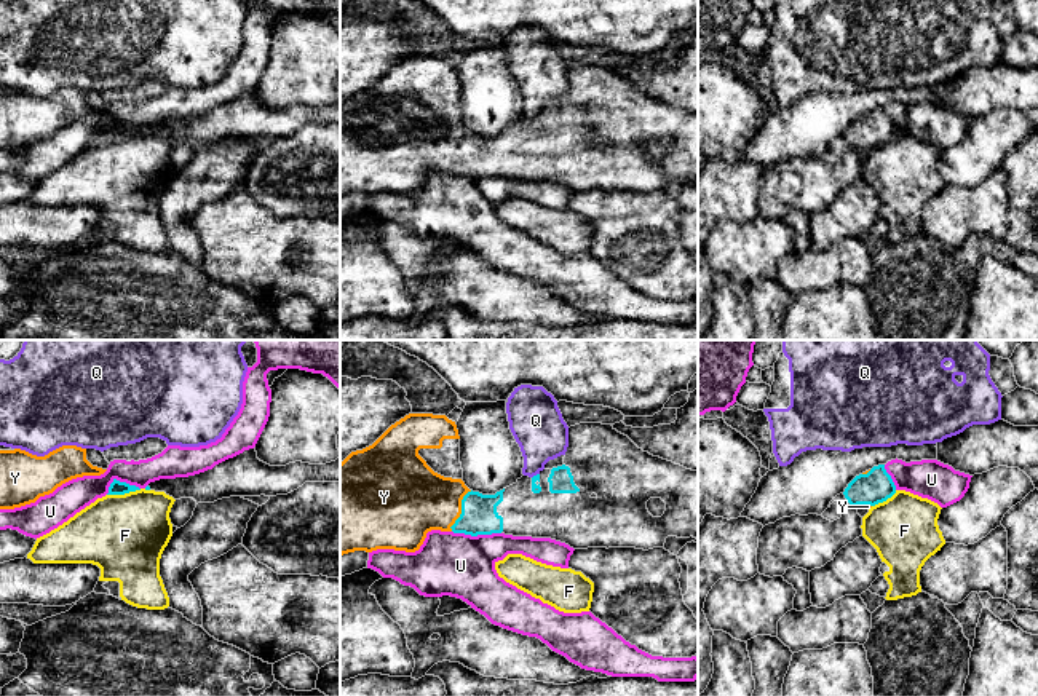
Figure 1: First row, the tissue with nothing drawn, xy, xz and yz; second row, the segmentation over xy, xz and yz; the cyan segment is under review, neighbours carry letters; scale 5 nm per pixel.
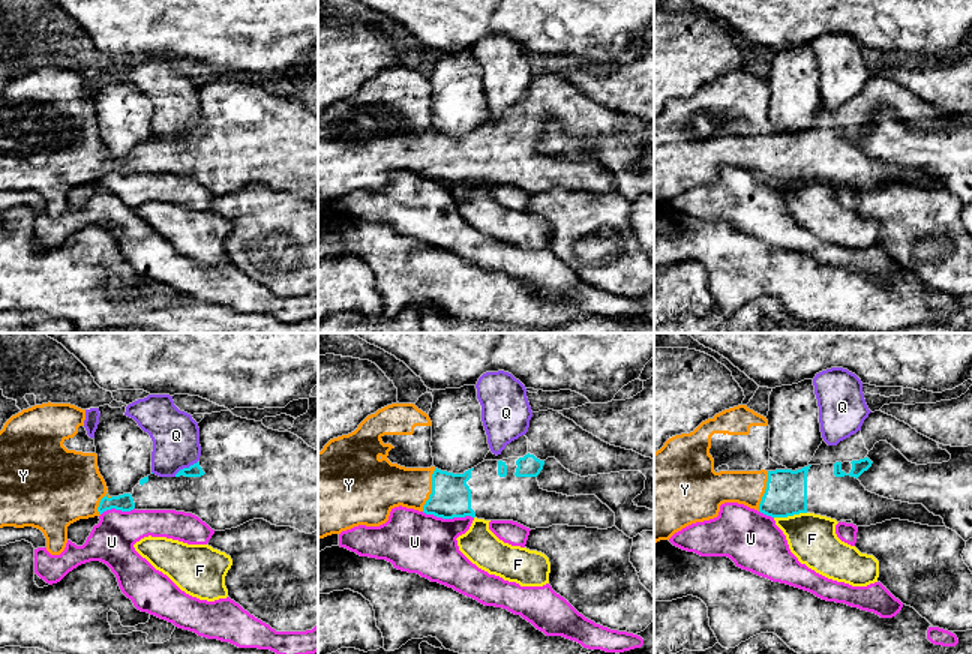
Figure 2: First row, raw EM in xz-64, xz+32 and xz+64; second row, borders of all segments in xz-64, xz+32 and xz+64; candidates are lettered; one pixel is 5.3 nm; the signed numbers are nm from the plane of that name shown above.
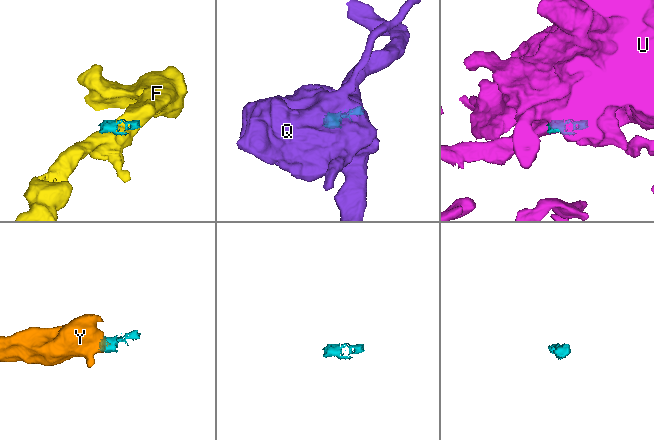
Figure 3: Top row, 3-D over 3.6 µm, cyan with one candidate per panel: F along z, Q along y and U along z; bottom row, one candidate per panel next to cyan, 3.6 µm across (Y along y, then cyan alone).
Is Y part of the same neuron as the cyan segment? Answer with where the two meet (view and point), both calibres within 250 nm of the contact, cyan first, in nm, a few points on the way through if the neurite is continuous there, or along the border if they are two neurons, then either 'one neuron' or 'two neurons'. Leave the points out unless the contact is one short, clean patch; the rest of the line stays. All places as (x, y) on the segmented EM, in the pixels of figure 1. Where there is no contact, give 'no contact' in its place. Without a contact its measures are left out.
xz (462, 510) | 180/360 nm | across xz (479, 516), (462, 510), (444, 503), (414, 500) | one neuron

